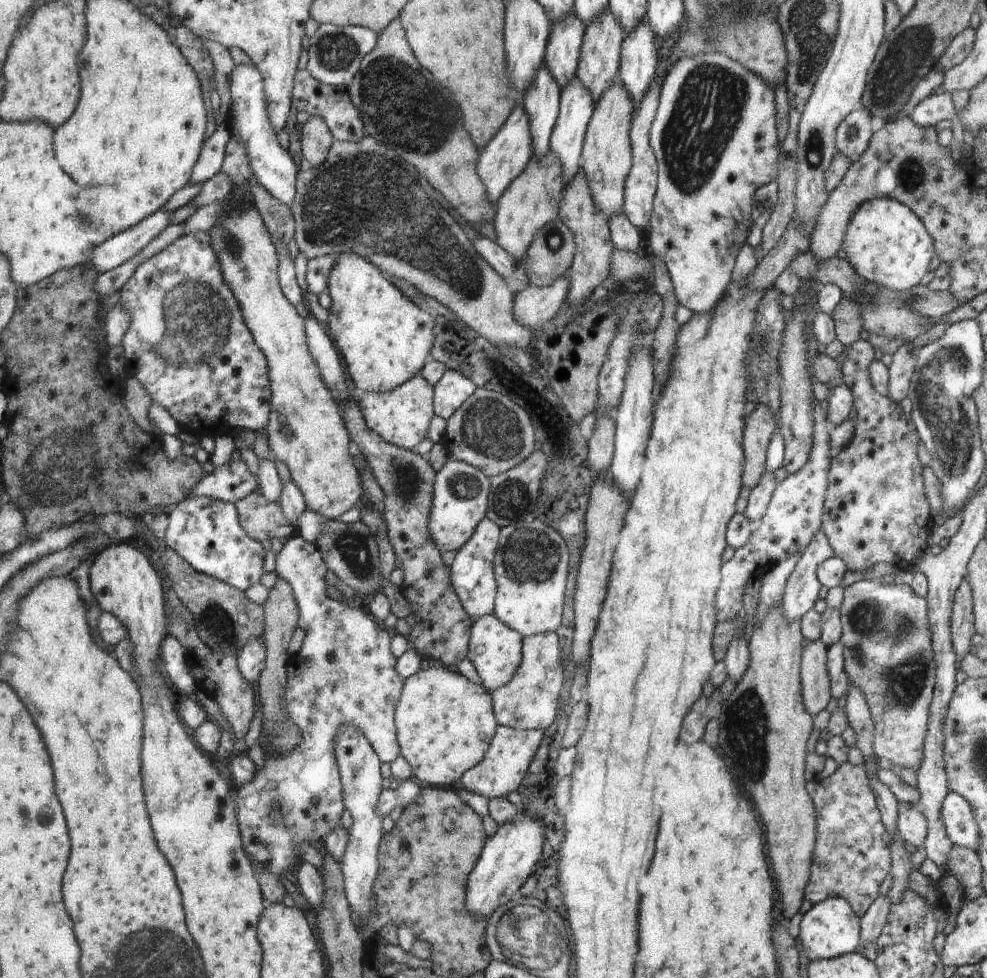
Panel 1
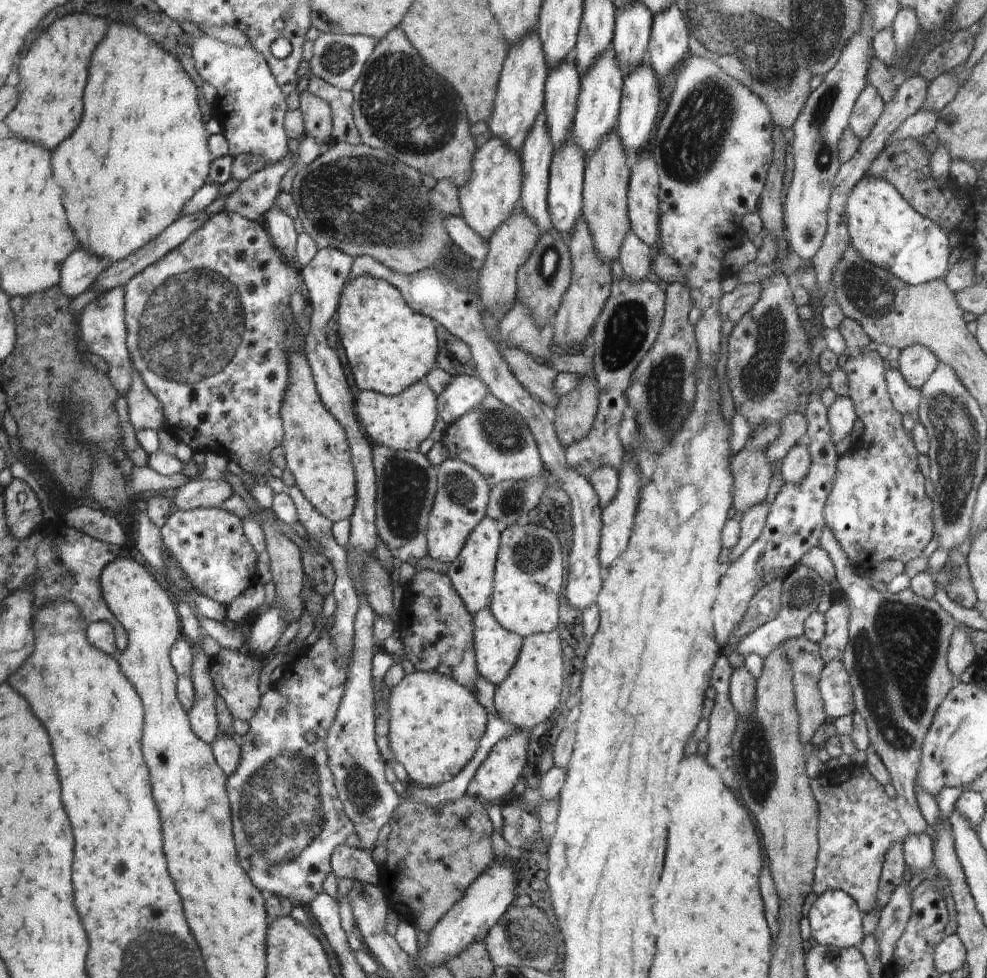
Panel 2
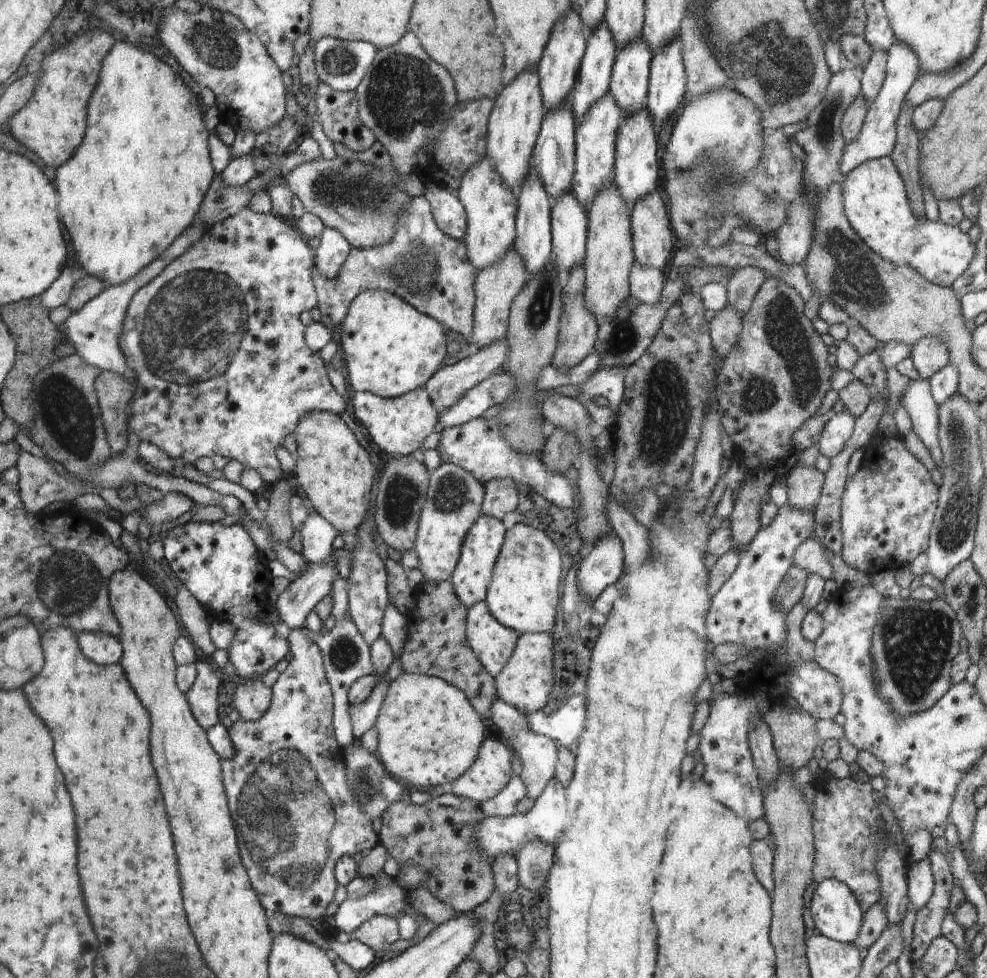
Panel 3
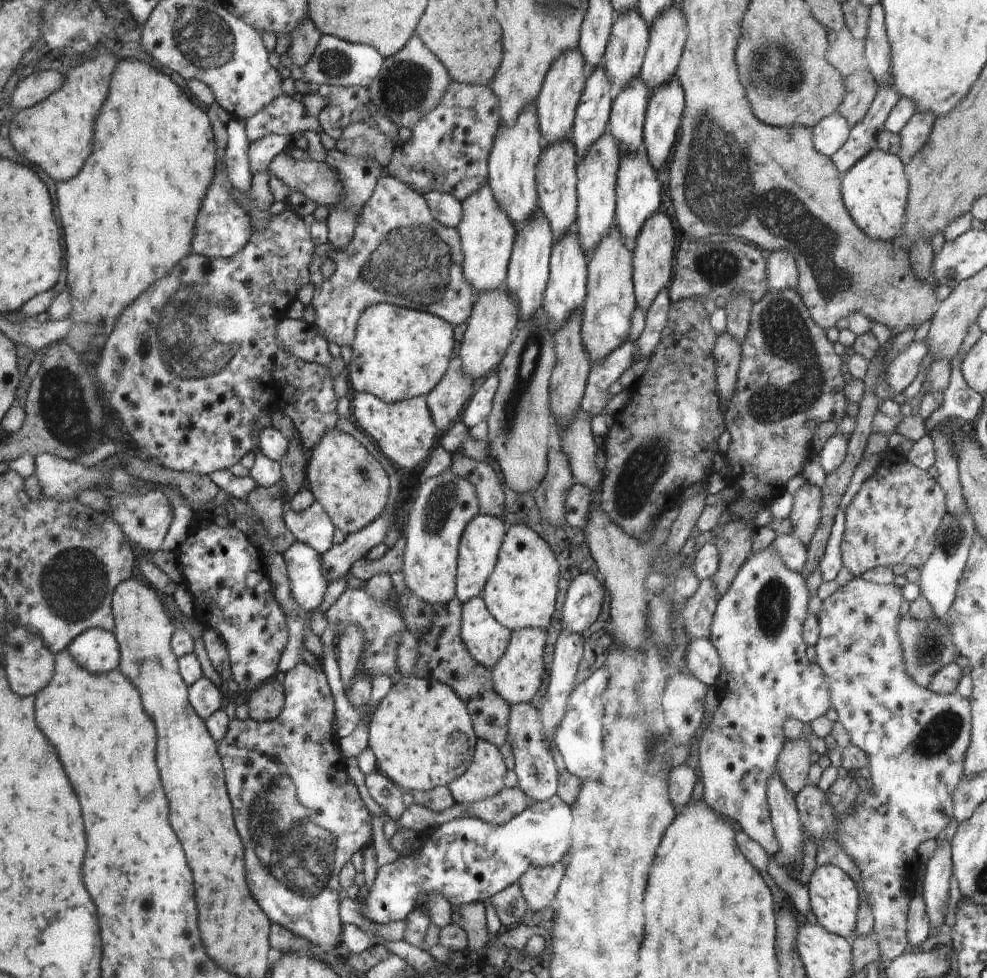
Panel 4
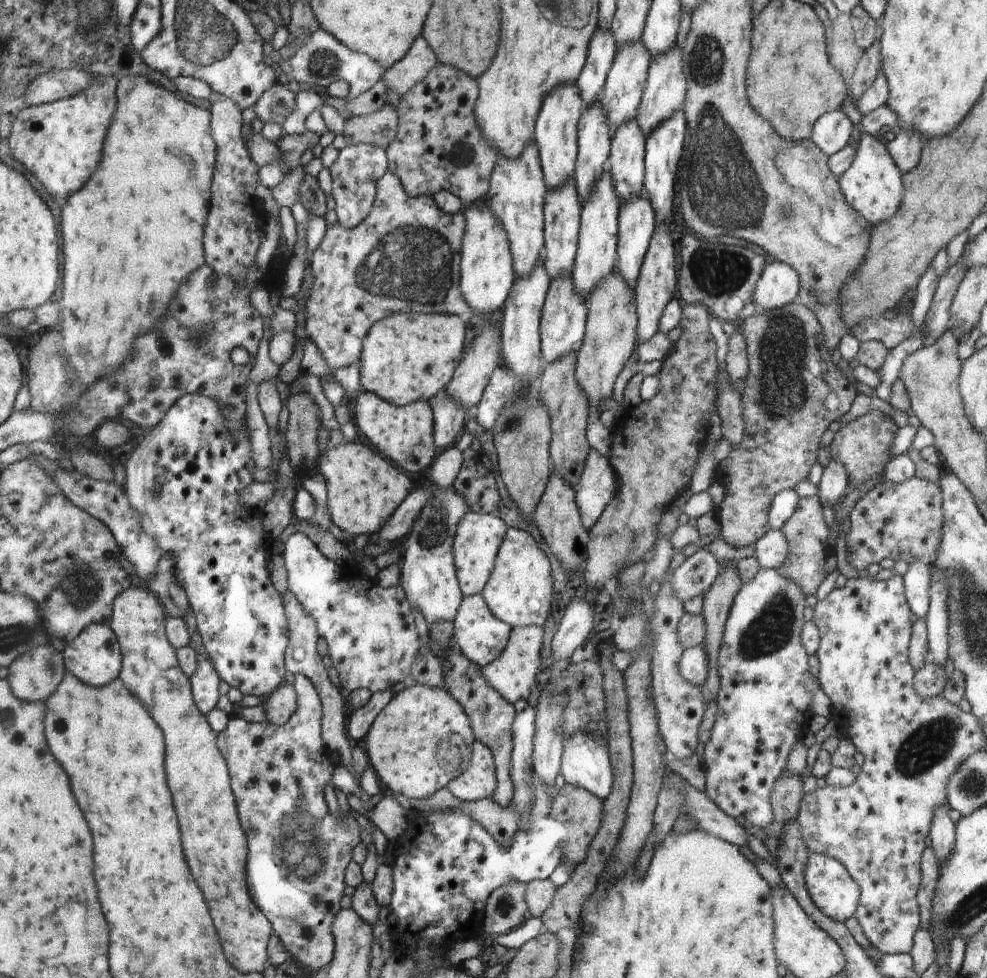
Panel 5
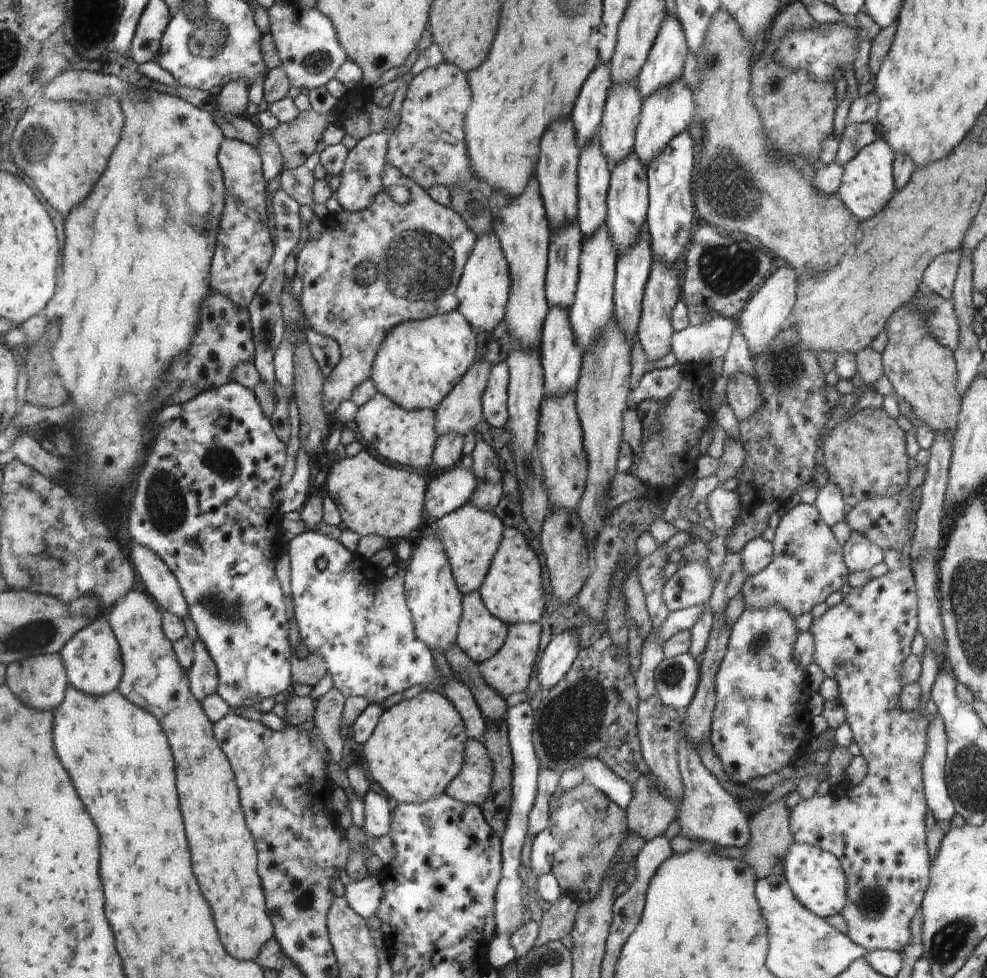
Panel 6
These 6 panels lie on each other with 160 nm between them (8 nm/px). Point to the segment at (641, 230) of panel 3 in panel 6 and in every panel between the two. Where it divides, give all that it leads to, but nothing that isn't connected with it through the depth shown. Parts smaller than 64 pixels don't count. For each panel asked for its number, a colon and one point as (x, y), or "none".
4: (654, 246)
5: (656, 283)
6: (655, 333)

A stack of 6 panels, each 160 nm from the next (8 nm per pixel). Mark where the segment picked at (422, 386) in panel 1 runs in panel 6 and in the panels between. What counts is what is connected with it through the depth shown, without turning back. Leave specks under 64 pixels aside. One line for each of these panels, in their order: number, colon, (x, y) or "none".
2: (402, 421)
3: (400, 424)
4: (405, 431)
5: (403, 434)
6: (406, 438)

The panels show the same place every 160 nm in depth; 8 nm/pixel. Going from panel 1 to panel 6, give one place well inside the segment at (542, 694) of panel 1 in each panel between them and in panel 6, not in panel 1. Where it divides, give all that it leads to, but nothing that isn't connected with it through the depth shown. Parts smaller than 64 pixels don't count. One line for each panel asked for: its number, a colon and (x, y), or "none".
2: (530, 693)
3: (525, 681)
4: (517, 676)
5: (513, 673)
6: (508, 671)

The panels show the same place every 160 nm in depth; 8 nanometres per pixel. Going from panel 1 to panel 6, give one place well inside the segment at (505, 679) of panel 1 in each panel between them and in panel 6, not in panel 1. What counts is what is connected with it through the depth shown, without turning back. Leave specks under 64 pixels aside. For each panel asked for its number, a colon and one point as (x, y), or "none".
2: (497, 649)
3: (493, 643)
4: (487, 640)
5: (481, 636)
6: (481, 635)

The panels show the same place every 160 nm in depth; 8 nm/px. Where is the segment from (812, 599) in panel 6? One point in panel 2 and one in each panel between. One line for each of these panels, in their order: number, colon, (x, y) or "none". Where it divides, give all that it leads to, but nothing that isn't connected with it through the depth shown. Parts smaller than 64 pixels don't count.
2: (796, 464)
3: (804, 484)
4: (805, 515)
5: (806, 531)

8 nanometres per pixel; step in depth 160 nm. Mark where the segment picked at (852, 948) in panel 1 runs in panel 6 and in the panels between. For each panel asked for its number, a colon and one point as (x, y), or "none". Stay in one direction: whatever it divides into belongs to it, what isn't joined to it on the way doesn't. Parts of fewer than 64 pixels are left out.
2: (835, 919)
3: (837, 915)
4: (833, 896)
5: (835, 893)
6: (815, 877)

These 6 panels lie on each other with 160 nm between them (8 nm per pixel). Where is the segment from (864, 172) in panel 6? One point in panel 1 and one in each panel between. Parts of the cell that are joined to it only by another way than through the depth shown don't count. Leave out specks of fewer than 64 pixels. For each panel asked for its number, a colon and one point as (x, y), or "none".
1: (886, 243)
2: (887, 231)
3: (875, 200)
4: (876, 189)
5: (873, 184)

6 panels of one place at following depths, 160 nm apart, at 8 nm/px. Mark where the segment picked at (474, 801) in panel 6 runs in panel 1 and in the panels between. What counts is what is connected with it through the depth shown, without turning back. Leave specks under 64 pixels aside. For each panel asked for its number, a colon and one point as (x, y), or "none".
1: (503, 768)
2: (495, 778)
3: (490, 773)
4: (485, 778)
5: (481, 781)

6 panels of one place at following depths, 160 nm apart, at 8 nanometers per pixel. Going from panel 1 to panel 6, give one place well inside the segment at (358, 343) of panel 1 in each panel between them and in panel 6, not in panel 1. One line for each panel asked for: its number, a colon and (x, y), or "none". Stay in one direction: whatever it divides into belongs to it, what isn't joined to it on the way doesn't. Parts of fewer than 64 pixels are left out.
2: (390, 346)
3: (391, 348)
4: (397, 353)
5: (407, 357)
6: (421, 361)

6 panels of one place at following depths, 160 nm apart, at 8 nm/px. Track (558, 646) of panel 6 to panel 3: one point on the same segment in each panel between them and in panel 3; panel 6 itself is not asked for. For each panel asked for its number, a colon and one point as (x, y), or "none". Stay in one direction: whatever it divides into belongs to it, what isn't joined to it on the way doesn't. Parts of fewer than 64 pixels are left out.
3: (603, 565)
4: (583, 600)
5: (576, 623)

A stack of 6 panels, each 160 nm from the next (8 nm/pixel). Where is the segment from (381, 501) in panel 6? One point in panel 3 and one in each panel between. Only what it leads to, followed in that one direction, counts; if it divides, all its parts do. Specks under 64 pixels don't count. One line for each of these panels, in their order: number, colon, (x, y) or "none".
3: (336, 474)
4: (352, 487)
5: (363, 490)

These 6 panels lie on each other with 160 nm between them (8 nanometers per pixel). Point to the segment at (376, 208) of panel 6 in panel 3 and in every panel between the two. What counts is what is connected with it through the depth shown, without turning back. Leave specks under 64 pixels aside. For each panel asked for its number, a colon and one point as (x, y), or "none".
3: (423, 266)
4: (400, 254)
5: (405, 256)

